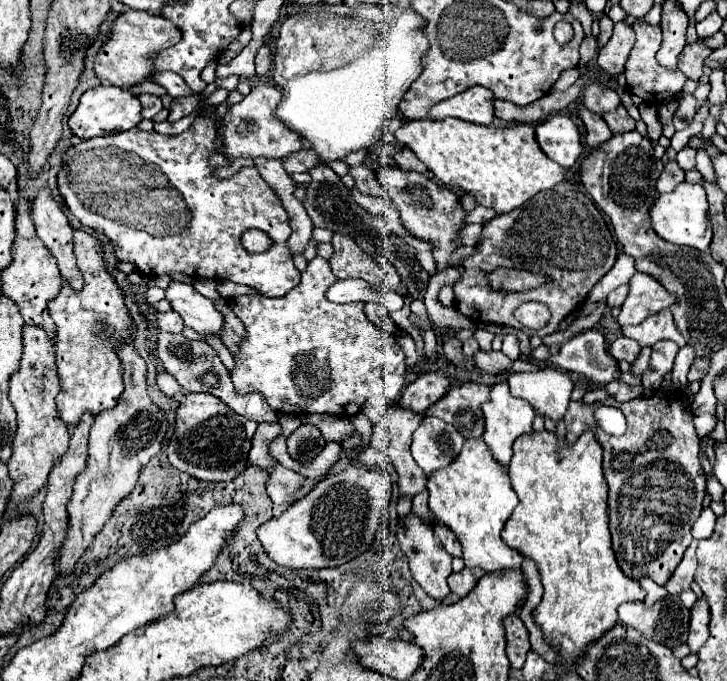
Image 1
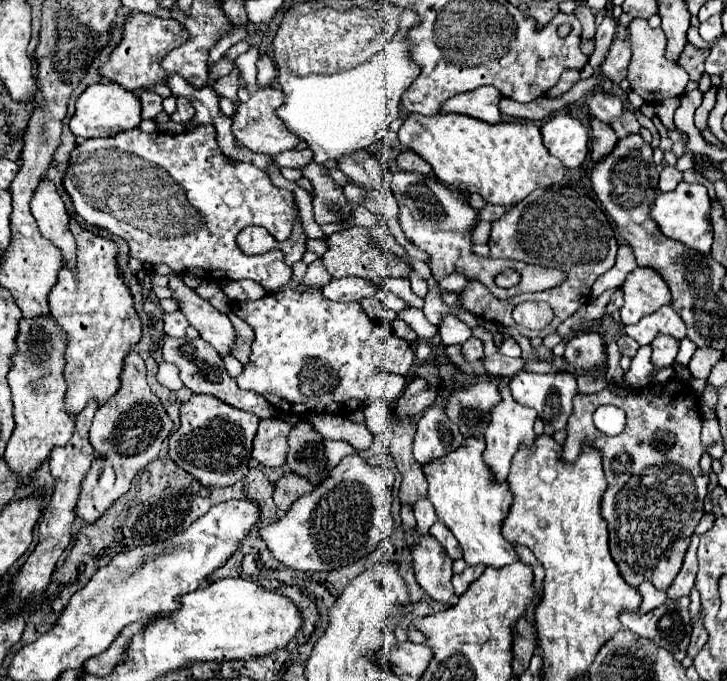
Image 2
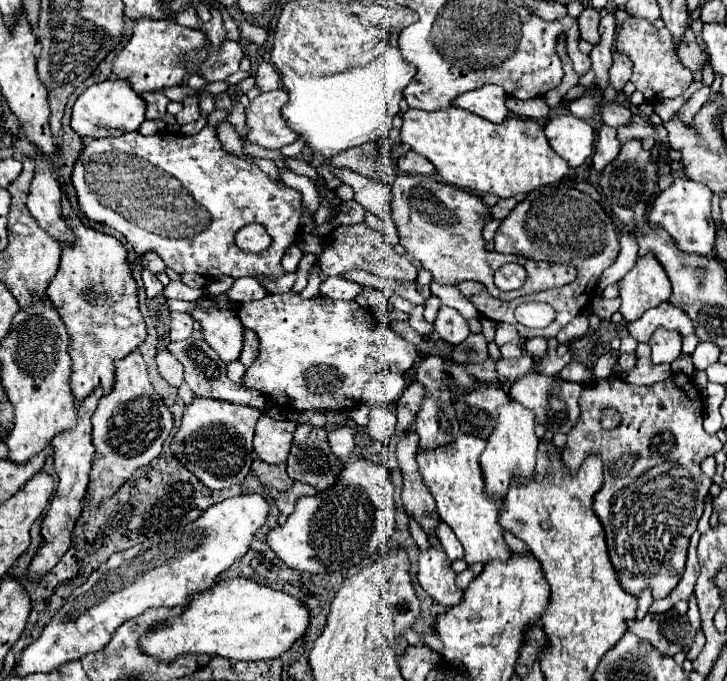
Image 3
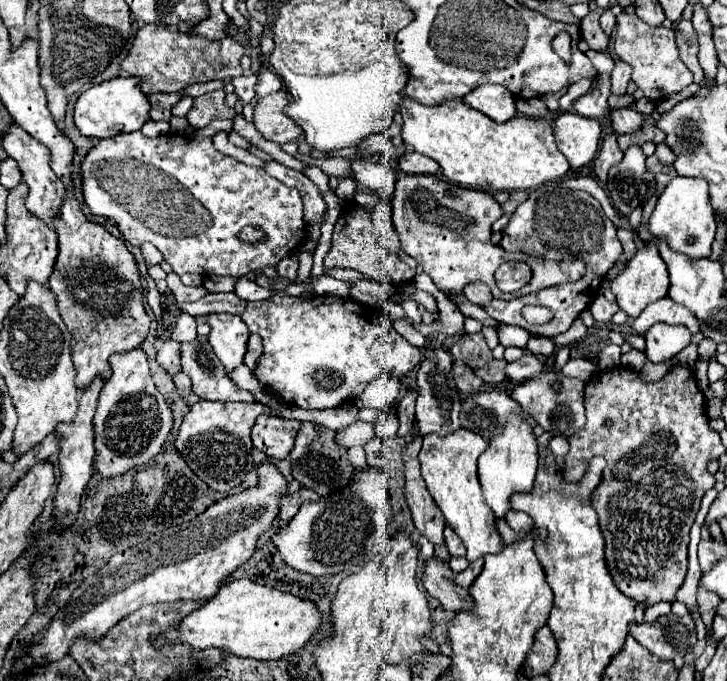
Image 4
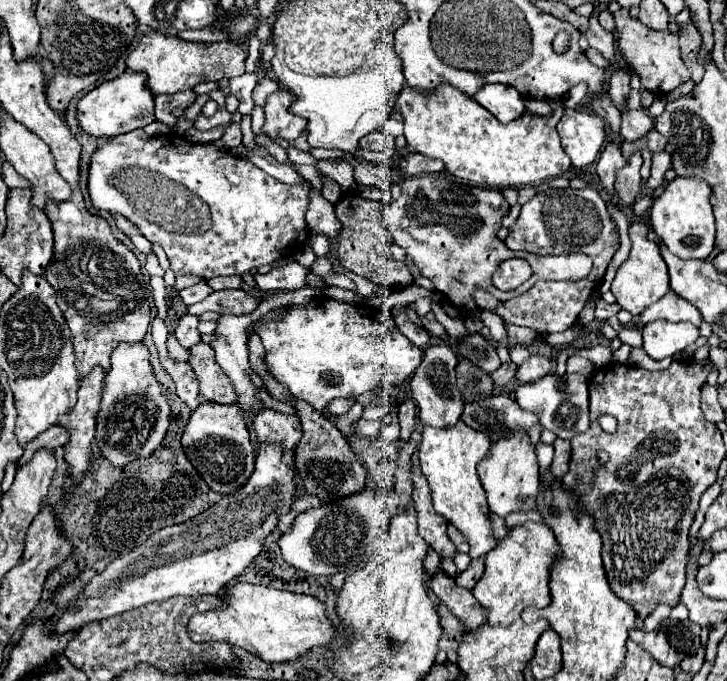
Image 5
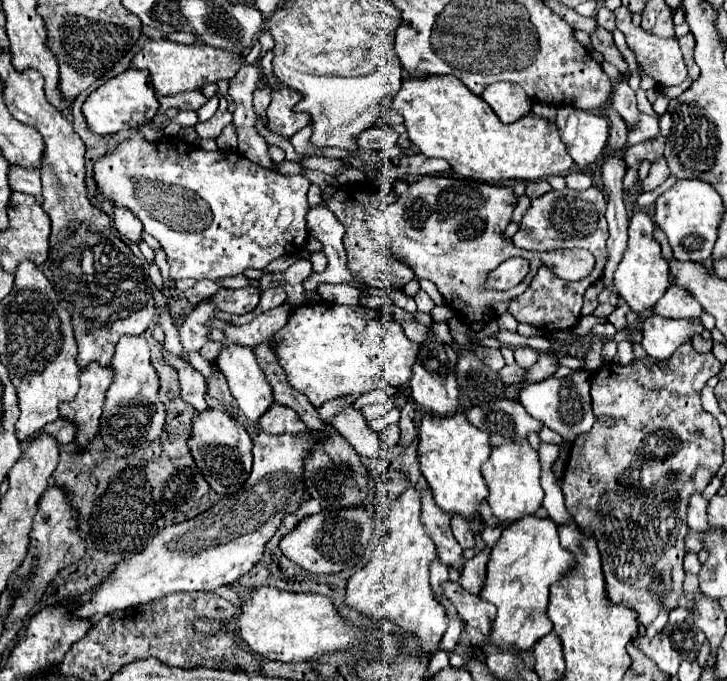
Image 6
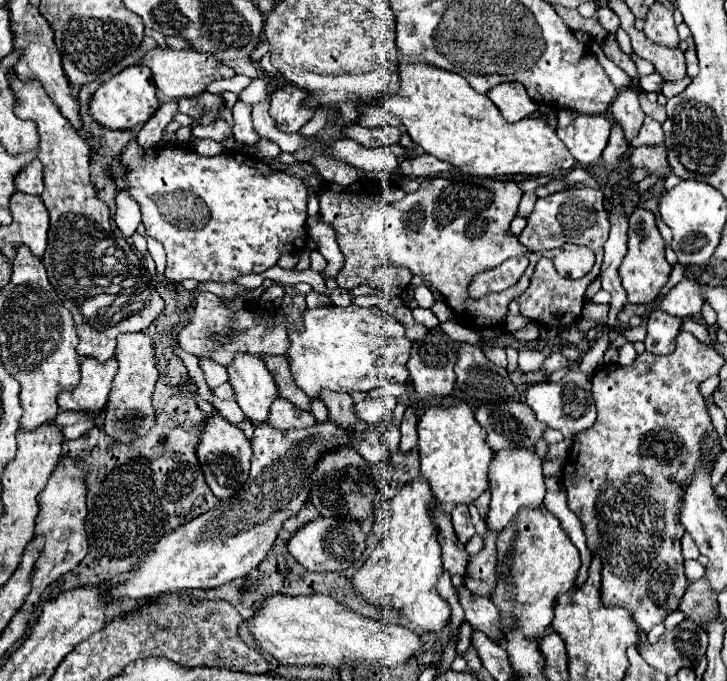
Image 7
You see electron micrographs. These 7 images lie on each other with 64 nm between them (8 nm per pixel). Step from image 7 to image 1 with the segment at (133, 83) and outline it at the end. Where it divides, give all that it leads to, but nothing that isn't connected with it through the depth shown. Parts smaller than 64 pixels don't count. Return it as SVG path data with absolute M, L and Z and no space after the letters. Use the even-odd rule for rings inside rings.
M96 86L96 88L86 90L80 96L78 108L70 116L68 124L70 124L72 134L80 136L82 140L88 140L88 138L96 138L96 136L108 136L114 132L130 130L130 128L138 126L140 120L142 120L140 100L130 90L116 88L116 86Z

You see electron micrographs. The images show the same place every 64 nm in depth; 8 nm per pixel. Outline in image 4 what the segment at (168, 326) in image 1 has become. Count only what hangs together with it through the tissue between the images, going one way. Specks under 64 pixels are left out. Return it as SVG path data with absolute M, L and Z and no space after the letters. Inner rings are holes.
M180 314L174 330L172 330L172 340L176 342L192 342L196 340L196 320L190 314Z

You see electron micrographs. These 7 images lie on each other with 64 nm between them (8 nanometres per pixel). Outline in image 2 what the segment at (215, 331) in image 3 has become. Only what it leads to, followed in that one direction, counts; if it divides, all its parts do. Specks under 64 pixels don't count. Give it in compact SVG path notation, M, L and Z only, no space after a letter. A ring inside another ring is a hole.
M170 274L168 288L172 290L172 298L178 302L178 310L186 316L190 326L200 332L200 338L212 344L218 354L230 354L236 334L228 316L188 288L178 274Z

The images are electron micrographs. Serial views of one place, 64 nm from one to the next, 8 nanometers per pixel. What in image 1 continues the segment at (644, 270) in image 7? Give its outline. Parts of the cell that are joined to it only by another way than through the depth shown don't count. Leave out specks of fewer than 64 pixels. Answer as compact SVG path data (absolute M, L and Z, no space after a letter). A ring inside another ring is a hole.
M636 272L630 280L630 292L626 302L620 308L618 324L640 324L648 316L670 308L674 304L674 296L664 290L664 286L656 284L650 276L644 276L642 272Z

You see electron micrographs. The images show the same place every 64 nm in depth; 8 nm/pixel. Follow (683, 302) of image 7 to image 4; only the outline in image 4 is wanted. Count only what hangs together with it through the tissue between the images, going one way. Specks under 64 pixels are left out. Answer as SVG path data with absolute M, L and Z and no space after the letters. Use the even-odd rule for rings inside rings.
M668 296L658 300L656 304L650 304L636 320L632 320L632 330L638 336L644 336L648 332L648 328L652 328L654 324L664 322L664 324L682 324L686 326L692 334L696 334L700 330L700 324L696 324L696 318L692 318L692 312L688 312L688 308L676 304L674 300L670 300Z

